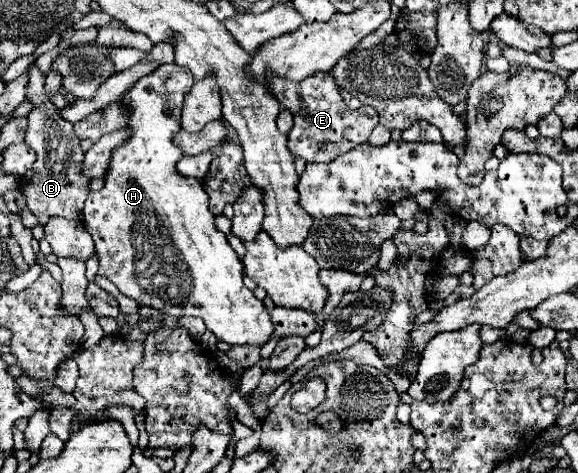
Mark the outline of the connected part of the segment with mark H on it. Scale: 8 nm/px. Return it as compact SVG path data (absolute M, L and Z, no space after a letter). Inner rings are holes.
M161 64L149 76L137 80L123 96L121 104L129 112L129 138L111 154L109 170L105 172L103 188L91 192L85 200L83 220L93 236L99 254L99 274L107 276L125 296L137 300L139 306L153 306L163 314L181 318L197 316L207 328L227 344L265 344L273 332L271 318L263 302L243 284L243 264L235 250L227 244L223 232L215 226L215 216L209 210L209 196L203 182L177 174L177 162L183 158L175 136L181 130L181 106L185 94L193 86L191 70L185 66Z

